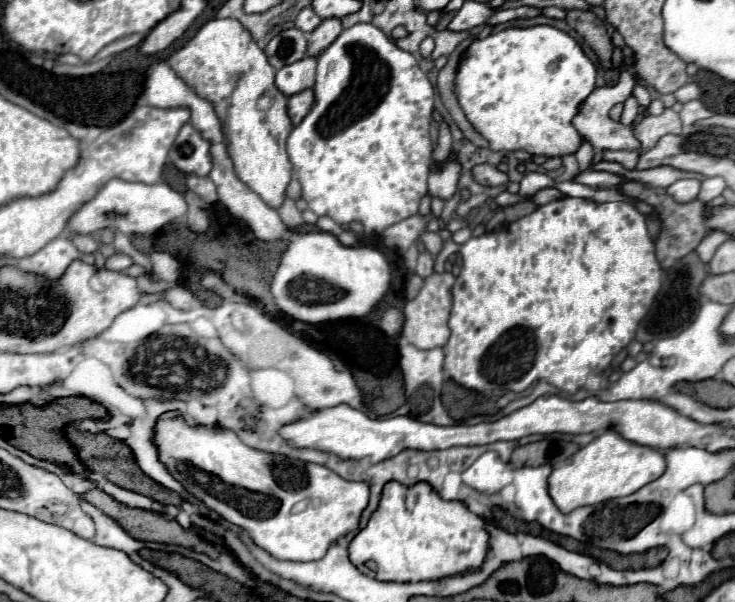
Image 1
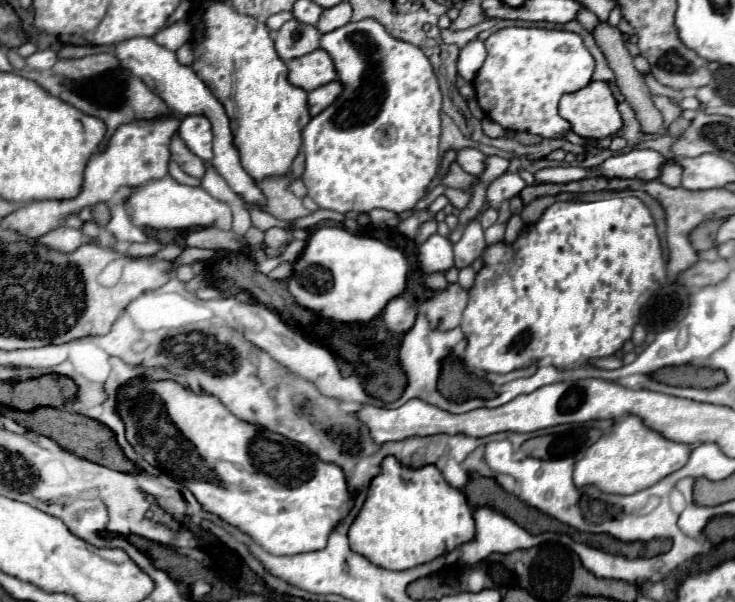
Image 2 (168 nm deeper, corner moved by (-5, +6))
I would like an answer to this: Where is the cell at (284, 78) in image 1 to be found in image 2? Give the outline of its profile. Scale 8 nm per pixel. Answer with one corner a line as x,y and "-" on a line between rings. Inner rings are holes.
322,48
288,62
288,82
306,92
332,80
336,80
336,70
332,70
332,58

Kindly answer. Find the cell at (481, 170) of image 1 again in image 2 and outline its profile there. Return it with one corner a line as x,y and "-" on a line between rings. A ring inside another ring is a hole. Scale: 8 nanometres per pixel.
462,148
458,150
458,156
456,156
456,162
468,172
468,174
474,174
474,176
480,176
484,172
484,154
476,148

